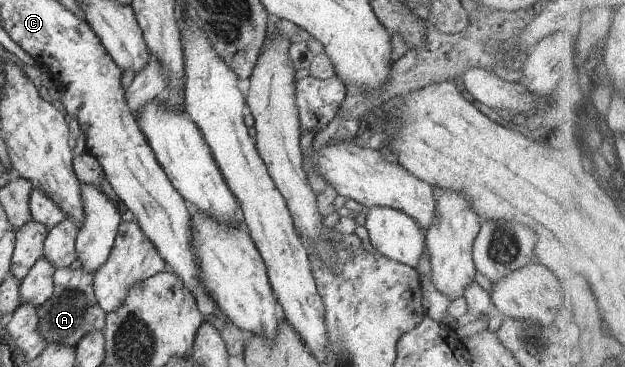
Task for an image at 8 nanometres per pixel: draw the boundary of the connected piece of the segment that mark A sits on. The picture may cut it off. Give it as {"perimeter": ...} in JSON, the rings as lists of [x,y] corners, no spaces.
{"perimeter":[[[81,268],[56,269],[53,274],[53,294],[37,307],[39,332],[48,344],[61,342],[65,346],[76,346],[85,334],[93,330],[104,330],[107,312],[99,306],[95,298],[94,278],[95,272],[85,272]]]}

